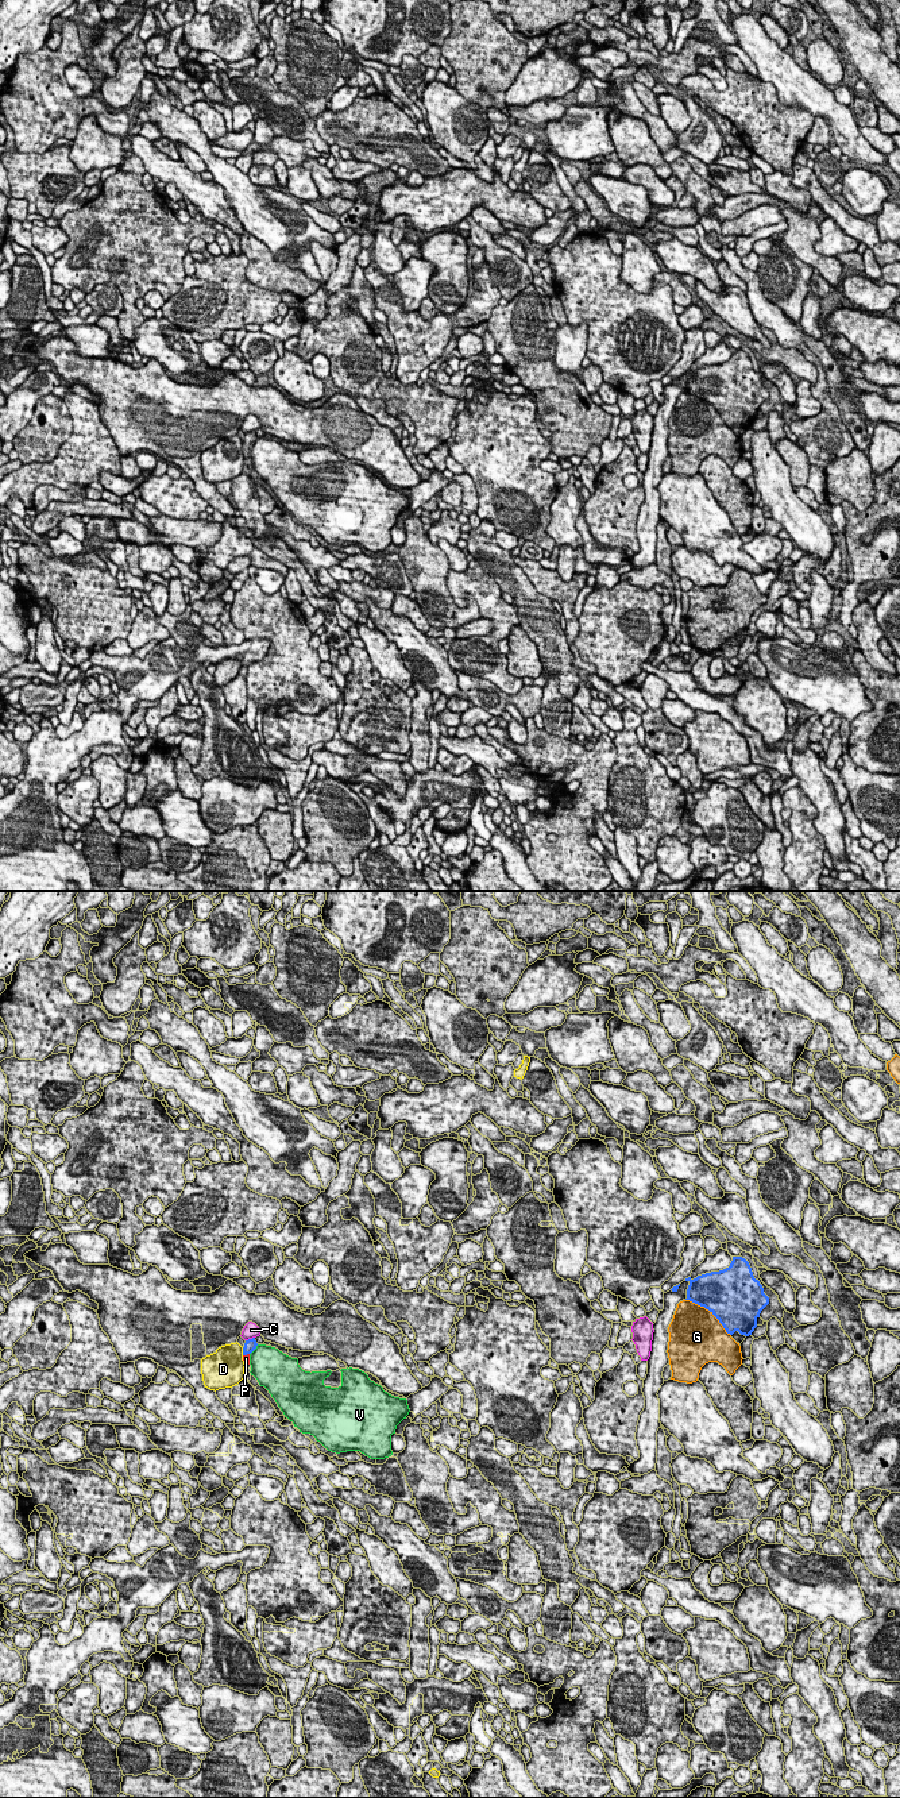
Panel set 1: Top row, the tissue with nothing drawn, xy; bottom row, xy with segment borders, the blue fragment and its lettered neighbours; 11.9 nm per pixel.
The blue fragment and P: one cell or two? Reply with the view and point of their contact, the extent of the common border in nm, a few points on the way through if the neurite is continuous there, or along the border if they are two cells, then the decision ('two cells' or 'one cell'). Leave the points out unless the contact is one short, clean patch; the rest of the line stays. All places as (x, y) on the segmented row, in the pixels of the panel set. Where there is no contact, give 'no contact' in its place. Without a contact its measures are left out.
xy (246, 1354) | 90 nm | across xy (250, 1345), (246, 1354), (246, 1358) | one cell

